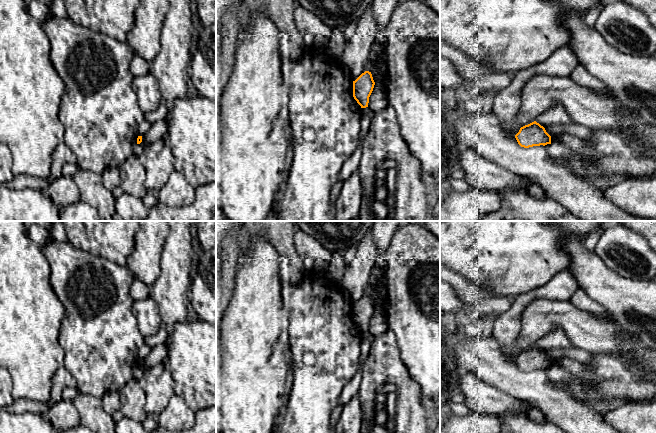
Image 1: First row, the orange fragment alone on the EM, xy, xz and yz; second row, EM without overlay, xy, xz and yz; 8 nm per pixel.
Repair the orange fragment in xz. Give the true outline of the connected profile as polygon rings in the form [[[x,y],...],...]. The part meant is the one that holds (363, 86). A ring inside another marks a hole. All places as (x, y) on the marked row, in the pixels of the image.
[[[369,71],[362,73],[353,81],[353,97],[361,108],[368,107],[369,97],[373,91],[375,82]]]

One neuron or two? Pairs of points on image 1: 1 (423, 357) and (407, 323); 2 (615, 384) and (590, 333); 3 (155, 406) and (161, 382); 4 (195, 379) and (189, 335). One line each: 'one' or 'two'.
1: one
2: two
3: one
4: one

